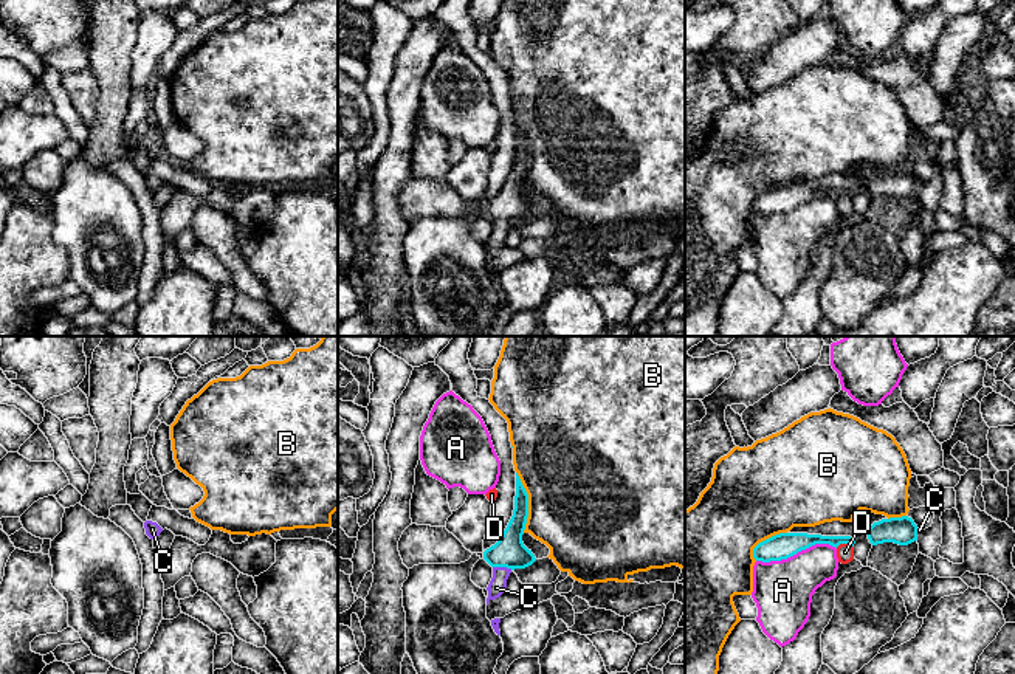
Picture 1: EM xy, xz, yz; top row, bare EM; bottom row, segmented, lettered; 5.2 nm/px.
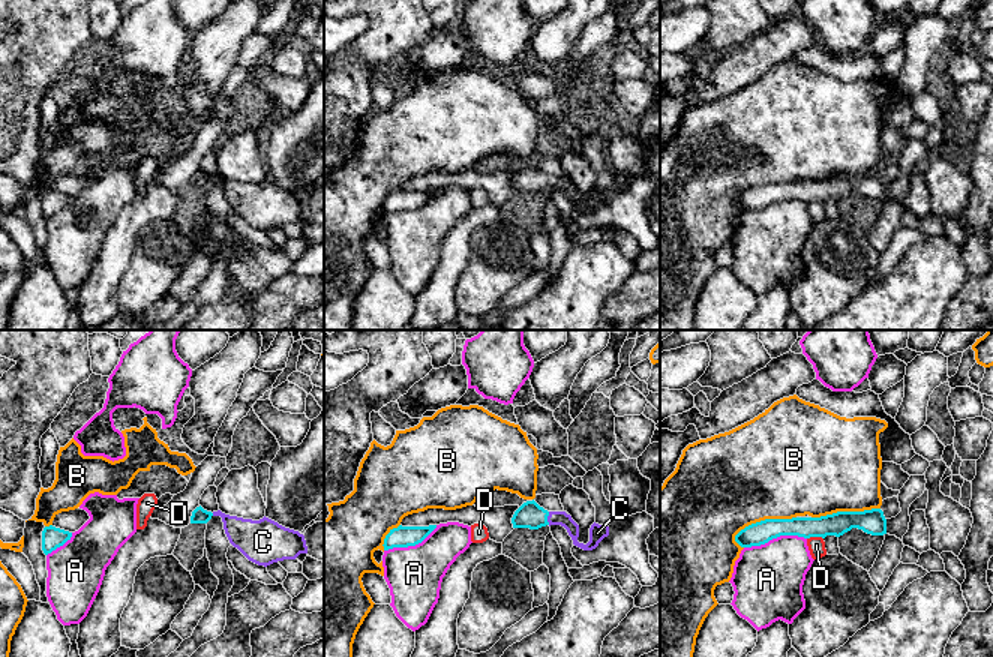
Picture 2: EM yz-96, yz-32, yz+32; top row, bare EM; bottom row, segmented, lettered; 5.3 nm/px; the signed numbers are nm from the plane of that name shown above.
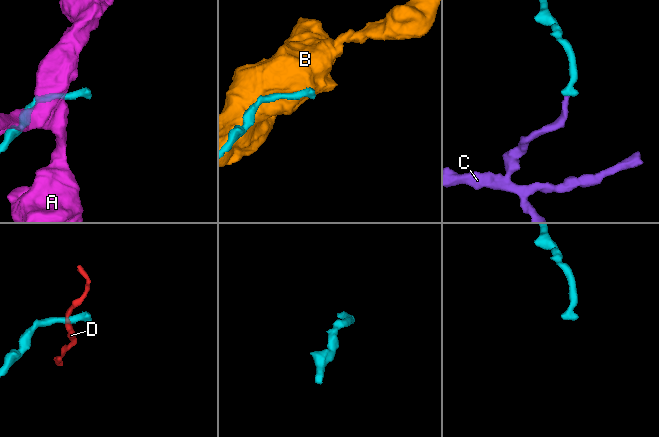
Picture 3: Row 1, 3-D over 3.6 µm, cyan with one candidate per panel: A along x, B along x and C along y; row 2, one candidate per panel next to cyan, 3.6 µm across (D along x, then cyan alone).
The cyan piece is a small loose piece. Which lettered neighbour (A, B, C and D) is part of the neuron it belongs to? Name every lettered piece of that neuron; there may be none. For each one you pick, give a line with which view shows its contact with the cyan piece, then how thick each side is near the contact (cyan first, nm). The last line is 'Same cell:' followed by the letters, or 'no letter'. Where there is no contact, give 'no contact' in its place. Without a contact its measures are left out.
C: xz | 160/90 nm
Same cell: C

